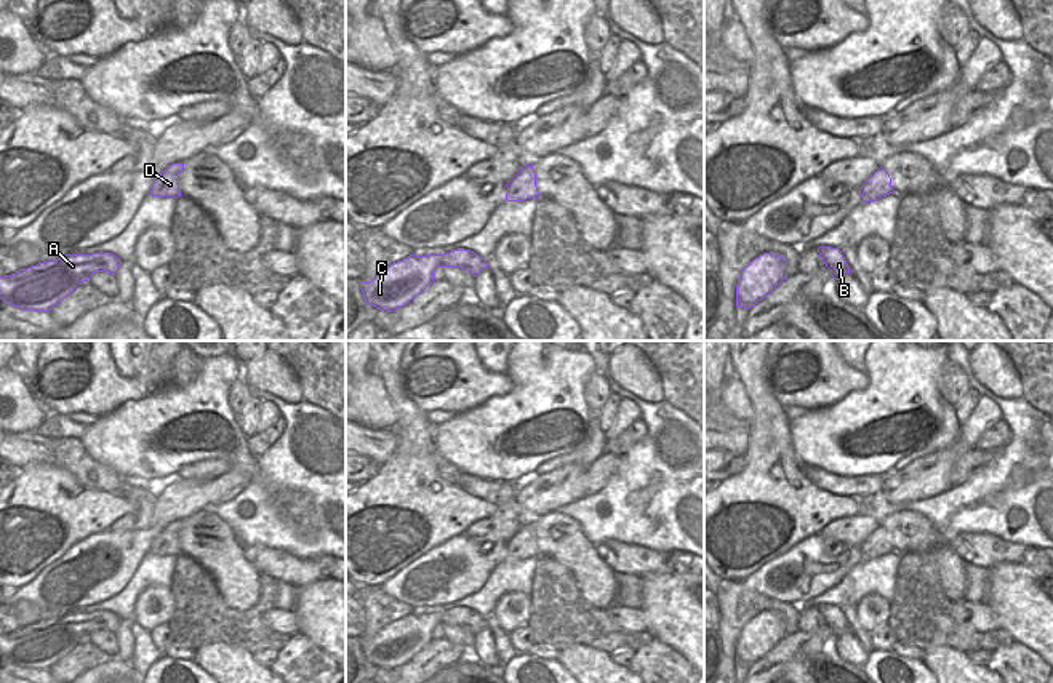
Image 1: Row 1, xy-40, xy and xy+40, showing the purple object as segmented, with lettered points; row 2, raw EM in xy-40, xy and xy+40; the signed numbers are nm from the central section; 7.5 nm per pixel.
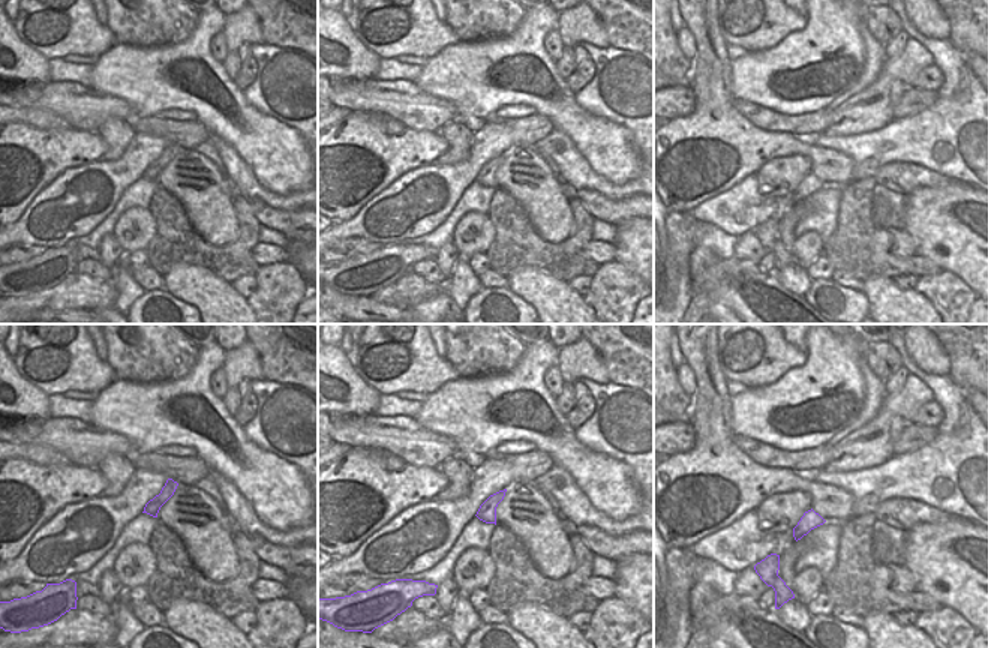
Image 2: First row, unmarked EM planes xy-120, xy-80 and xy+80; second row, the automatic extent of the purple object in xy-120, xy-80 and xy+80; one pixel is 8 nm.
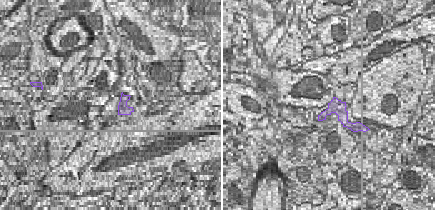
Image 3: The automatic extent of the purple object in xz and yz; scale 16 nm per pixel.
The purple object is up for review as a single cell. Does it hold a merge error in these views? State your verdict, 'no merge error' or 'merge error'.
merge error

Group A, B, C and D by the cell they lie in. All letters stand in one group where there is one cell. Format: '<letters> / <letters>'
A B C / D

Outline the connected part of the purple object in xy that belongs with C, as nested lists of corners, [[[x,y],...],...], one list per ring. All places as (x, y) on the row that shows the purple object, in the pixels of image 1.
[[[464,248],[445,254],[410,254],[381,270],[371,282],[362,282],[360,290],[370,306],[394,312],[421,294],[434,282],[438,267],[461,267],[477,277],[488,264]]]

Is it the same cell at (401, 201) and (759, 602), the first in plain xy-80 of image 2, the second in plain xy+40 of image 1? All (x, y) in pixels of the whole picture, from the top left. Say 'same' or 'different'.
different

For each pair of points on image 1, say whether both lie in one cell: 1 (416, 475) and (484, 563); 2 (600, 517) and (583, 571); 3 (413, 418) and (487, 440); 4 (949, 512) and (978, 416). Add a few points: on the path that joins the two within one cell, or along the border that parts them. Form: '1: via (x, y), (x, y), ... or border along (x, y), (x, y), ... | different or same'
1: border along (463, 531), (428, 551) | different
2: border along (567, 515), (580, 525), (583, 535), (594, 546) | different
3: border along (432, 429), (432, 442), (439, 455) | different
4: border along (951, 488), (916, 501) | different

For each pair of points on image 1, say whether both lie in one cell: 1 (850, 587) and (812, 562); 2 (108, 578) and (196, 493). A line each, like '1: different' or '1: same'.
1: different
2: same

